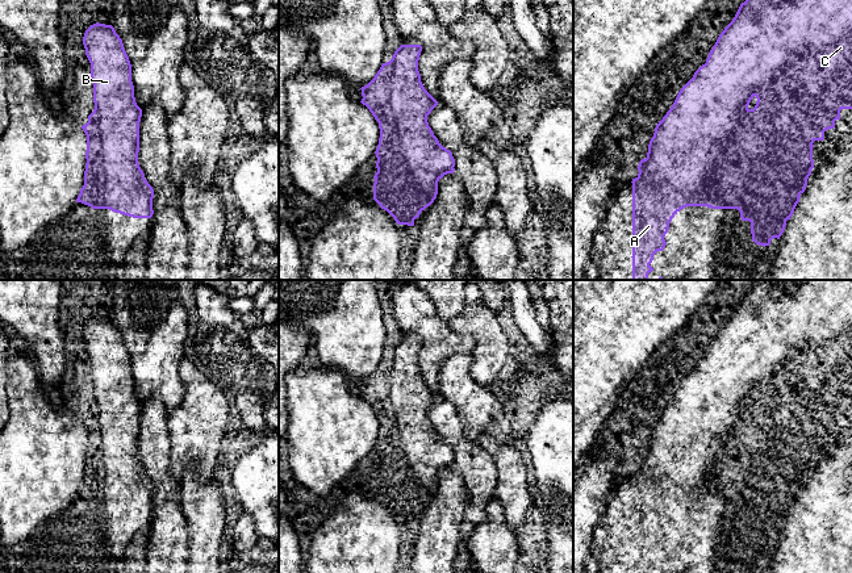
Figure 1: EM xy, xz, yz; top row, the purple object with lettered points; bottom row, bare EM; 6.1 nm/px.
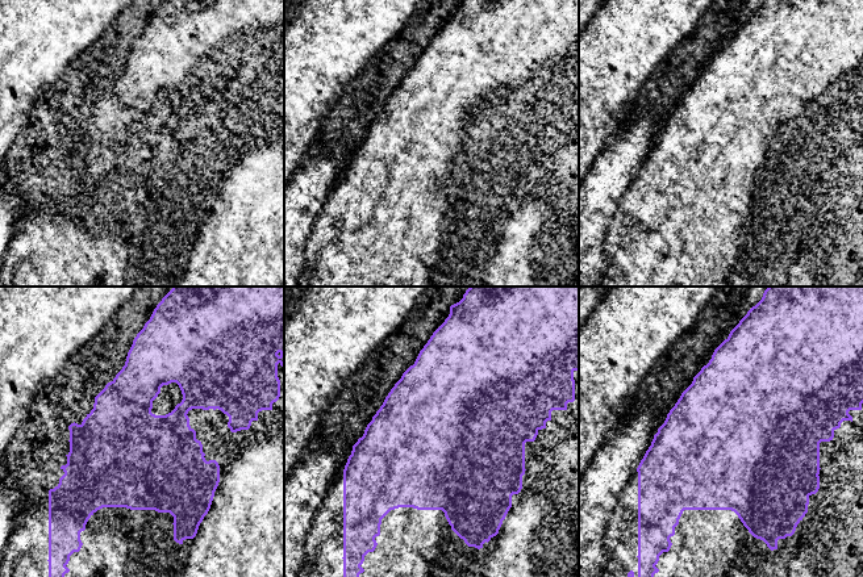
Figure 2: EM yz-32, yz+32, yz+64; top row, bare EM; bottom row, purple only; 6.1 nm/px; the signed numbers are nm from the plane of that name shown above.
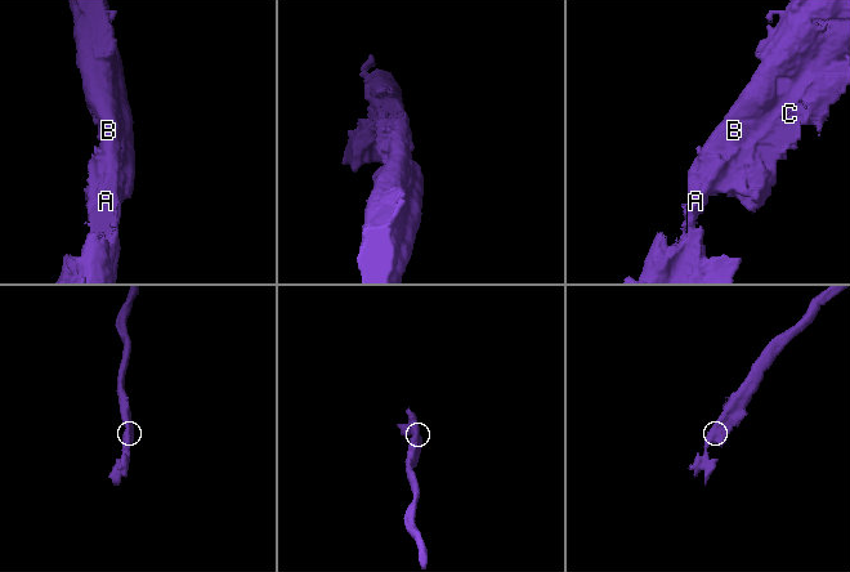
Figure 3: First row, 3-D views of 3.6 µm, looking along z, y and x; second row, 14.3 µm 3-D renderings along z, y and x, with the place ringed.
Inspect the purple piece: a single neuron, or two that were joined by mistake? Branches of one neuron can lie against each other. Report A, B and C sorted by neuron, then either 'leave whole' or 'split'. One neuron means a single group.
A B C | leave whole

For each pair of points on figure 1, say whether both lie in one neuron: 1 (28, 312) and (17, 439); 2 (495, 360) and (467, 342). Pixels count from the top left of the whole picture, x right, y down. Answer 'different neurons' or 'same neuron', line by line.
1: different neurons
2: different neurons

